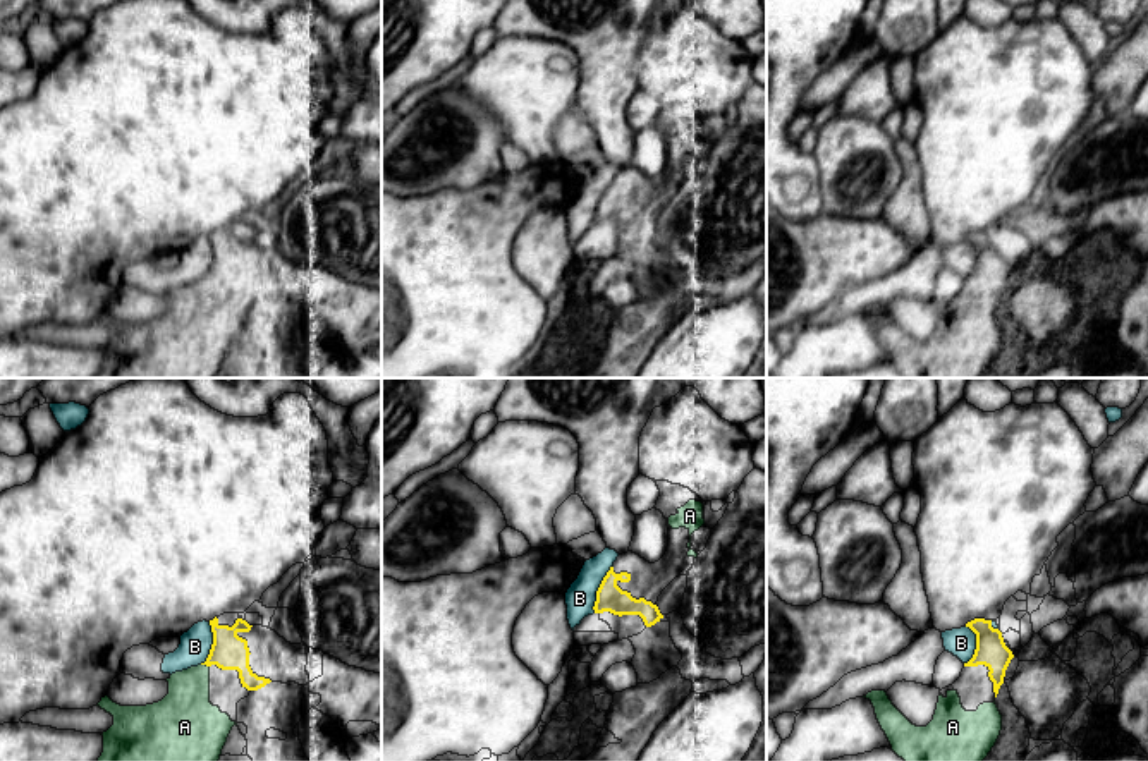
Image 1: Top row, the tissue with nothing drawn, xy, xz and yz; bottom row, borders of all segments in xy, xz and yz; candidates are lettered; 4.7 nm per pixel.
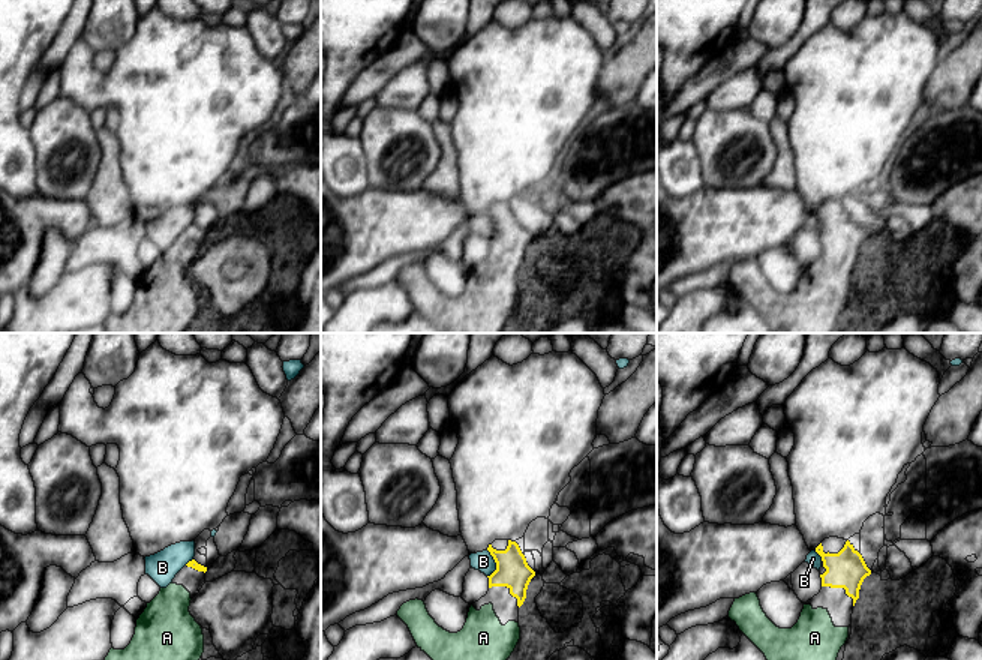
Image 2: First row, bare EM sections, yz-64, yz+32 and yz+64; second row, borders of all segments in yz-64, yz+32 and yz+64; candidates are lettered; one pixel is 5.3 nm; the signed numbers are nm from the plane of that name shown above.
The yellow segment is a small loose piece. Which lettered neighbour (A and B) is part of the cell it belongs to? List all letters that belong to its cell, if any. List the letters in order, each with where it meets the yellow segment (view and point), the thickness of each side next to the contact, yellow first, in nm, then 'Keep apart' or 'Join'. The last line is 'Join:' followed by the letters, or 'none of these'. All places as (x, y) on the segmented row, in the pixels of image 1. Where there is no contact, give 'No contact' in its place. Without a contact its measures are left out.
A: Touches yellow at xy (205, 663). Thickness 170 nm (yellow) against 260 nm. Join
B: Touches yellow at xz (598, 590). Thickness 130 nm (yellow) against 140 nm. Keep apart
Join: A

